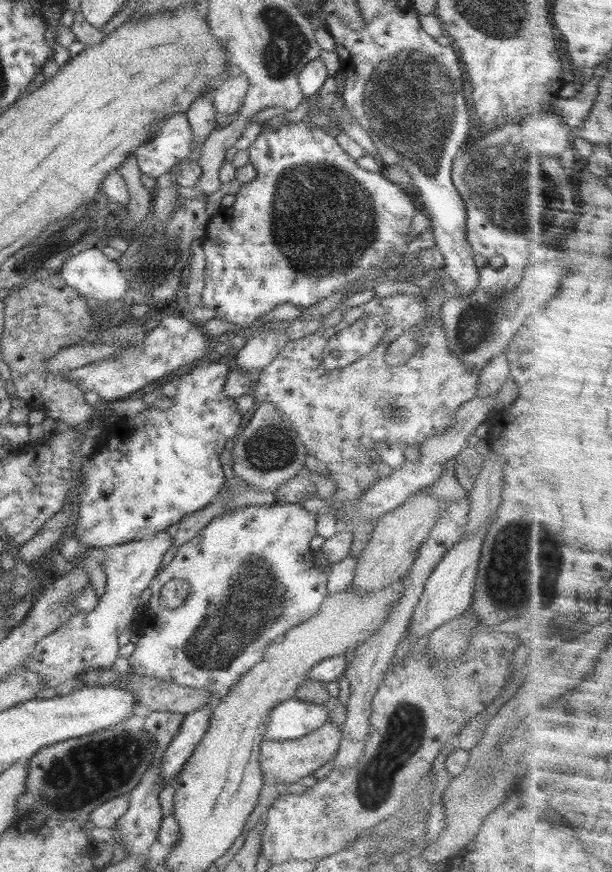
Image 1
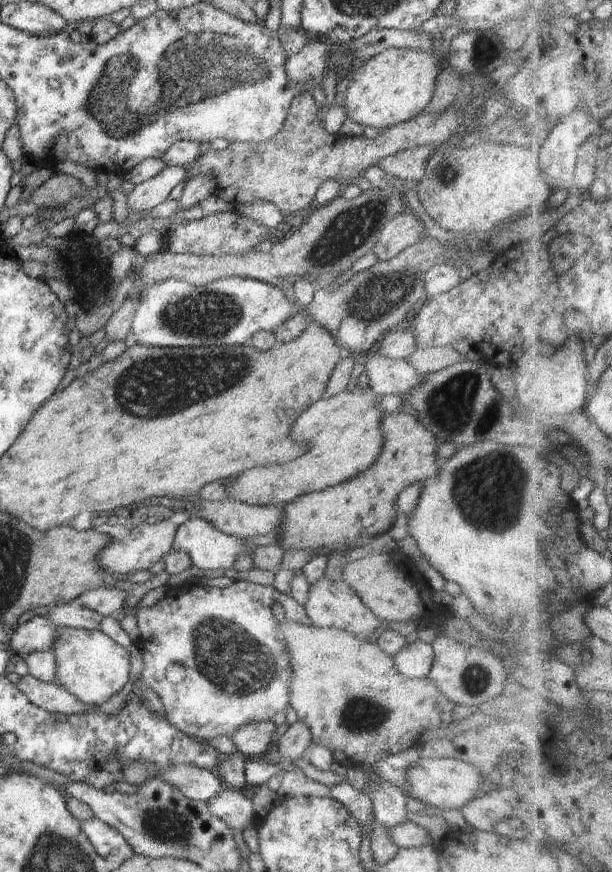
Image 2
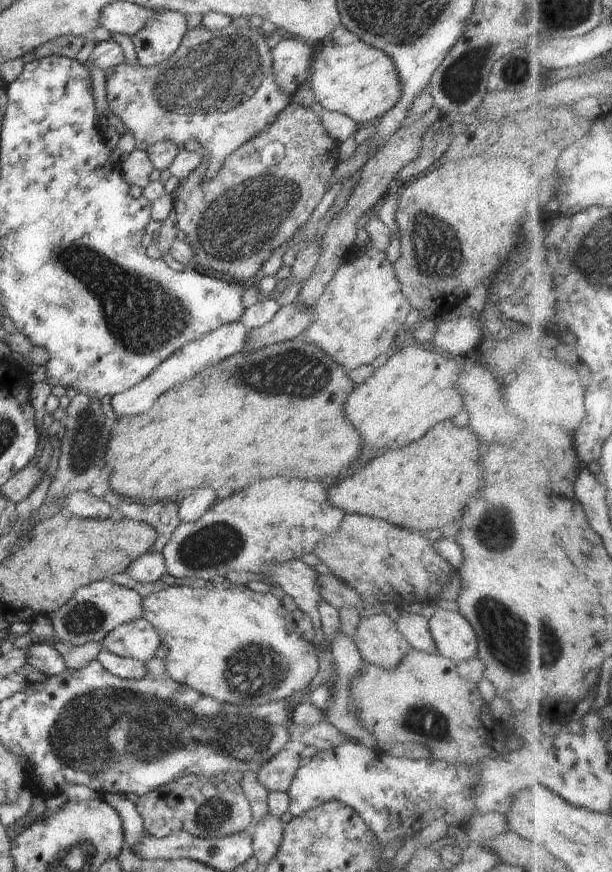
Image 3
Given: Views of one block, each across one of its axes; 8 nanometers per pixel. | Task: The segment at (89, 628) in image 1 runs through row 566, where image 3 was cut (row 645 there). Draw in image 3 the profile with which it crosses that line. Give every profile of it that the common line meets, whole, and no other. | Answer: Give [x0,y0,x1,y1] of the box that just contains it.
[101,618,161,664]

